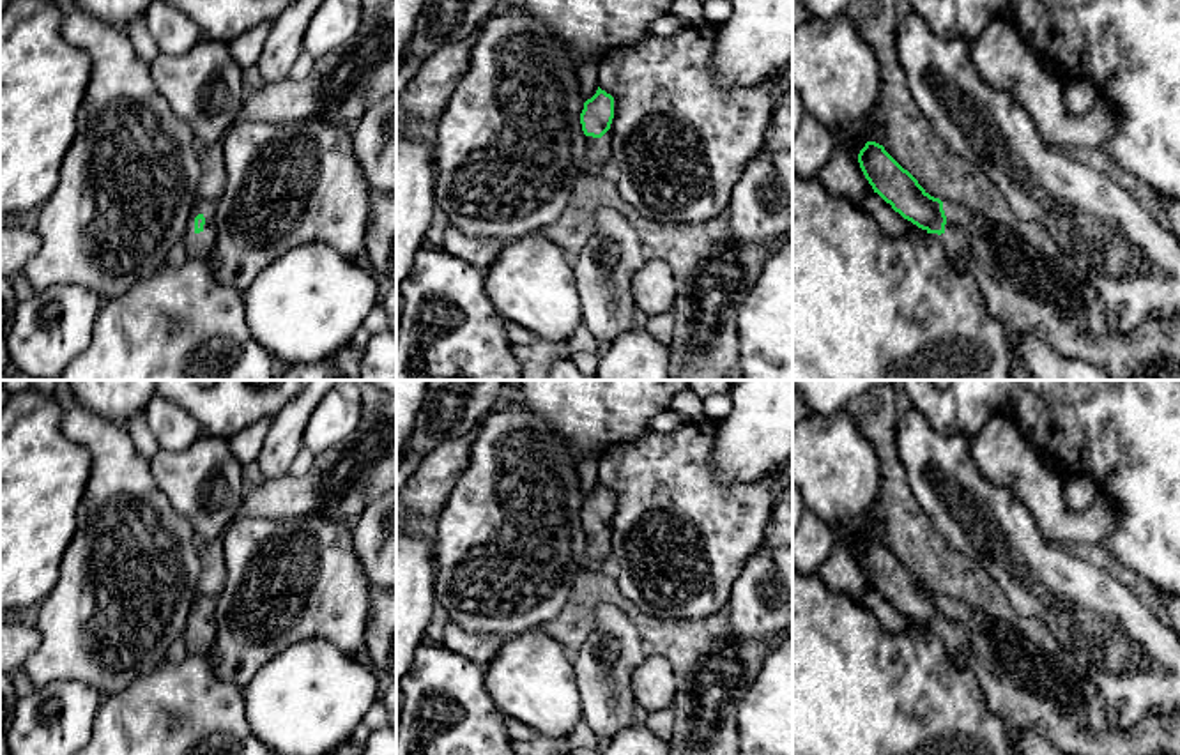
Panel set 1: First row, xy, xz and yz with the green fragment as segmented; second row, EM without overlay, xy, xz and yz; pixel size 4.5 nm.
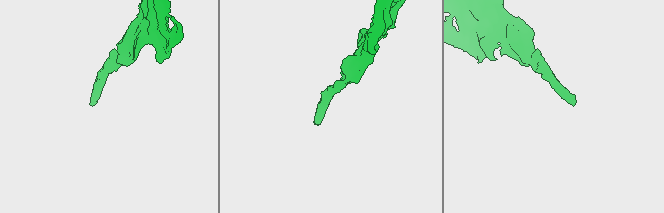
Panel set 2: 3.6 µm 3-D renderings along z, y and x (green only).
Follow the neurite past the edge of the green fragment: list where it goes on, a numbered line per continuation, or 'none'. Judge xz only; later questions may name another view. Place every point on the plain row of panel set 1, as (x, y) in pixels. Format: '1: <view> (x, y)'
1: xz (598, 552)

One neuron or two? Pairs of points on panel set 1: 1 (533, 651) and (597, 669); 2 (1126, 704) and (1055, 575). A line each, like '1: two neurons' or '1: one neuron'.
1: two neurons
2: one neuron

